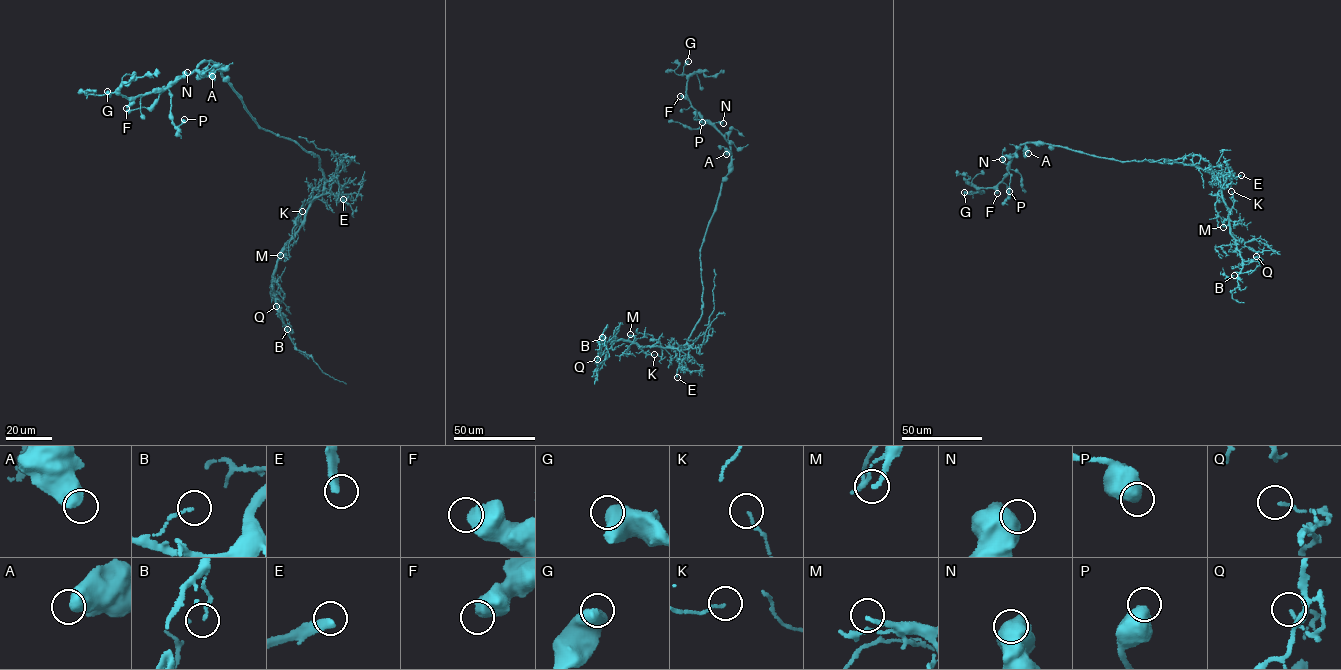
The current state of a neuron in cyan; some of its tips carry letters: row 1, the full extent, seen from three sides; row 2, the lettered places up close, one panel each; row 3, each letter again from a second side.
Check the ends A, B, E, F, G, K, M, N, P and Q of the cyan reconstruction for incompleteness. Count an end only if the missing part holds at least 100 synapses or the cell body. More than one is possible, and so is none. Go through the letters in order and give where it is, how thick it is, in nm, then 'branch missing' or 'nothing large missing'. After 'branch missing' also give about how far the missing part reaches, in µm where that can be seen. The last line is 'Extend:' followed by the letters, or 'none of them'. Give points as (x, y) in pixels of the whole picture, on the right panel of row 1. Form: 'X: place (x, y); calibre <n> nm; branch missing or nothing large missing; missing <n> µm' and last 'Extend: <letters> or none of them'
A: place (1028, 153); calibre 650 nm; nothing large missing
B: place (1234, 275); calibre 130 nm; nothing large missing
E: place (1241, 175); calibre 360 nm; branch missing; missing 70 µm
F: place (997, 193); calibre 650 nm; nothing large missing
G: place (964, 192); calibre 650 nm; nothing large missing
K: place (1231, 191); calibre 110 nm; nothing large missing
M: place (1223, 227); calibre 170 nm; nothing large missing
N: place (1002, 159); calibre 700 nm; nothing large missing
P: place (1009, 191); calibre 650 nm; nothing large missing
Q: place (1256, 256); calibre 130 nm; nothing large missing
Extend: E

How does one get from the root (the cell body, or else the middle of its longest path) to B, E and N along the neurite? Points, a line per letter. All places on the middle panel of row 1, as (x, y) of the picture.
B: (701, 275), (702, 316), (683, 345), (671, 348), (641, 346), (618, 339), (600, 346), (602, 337)
E: (701, 275), (702, 316), (687, 342), (678, 349), (677, 377)
N: (701, 275), (700, 247), (731, 160), (731, 146), (714, 124), (723, 123)

